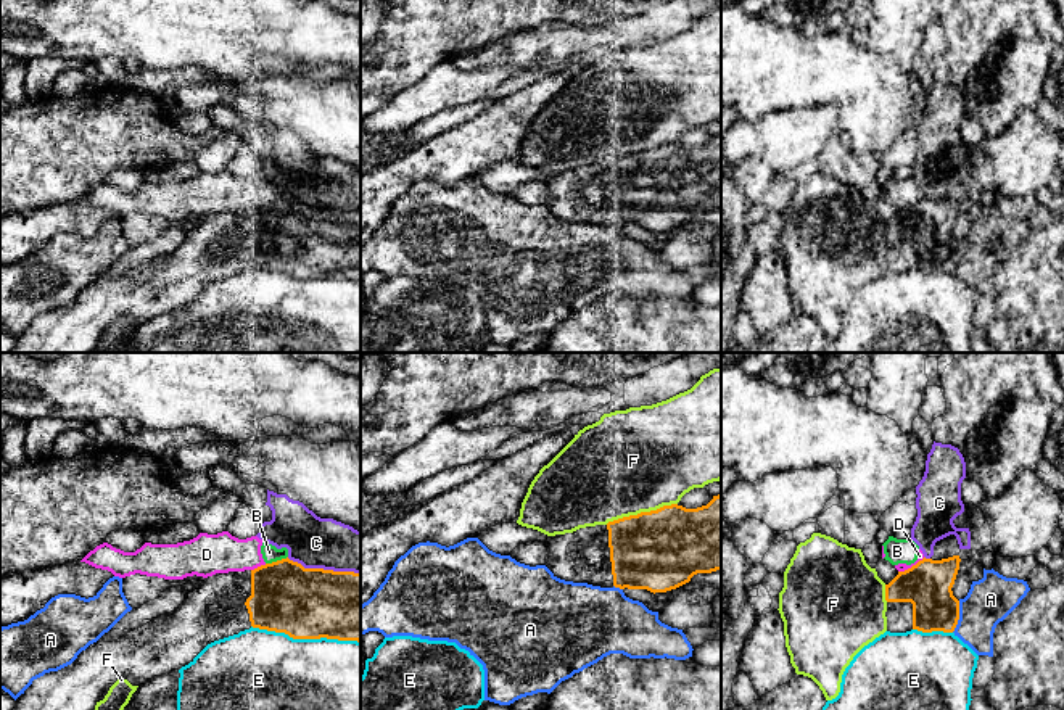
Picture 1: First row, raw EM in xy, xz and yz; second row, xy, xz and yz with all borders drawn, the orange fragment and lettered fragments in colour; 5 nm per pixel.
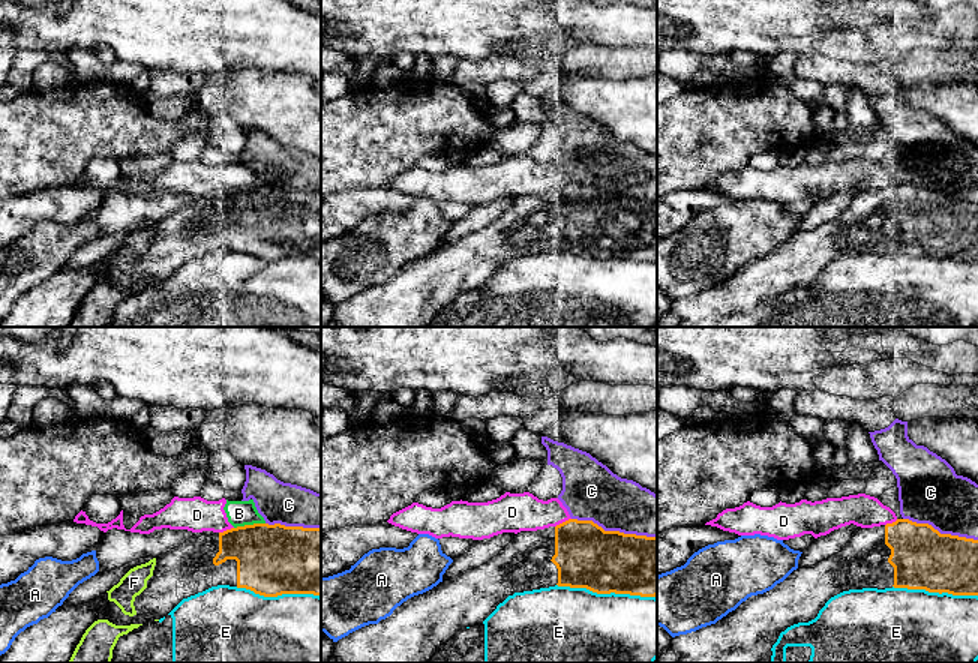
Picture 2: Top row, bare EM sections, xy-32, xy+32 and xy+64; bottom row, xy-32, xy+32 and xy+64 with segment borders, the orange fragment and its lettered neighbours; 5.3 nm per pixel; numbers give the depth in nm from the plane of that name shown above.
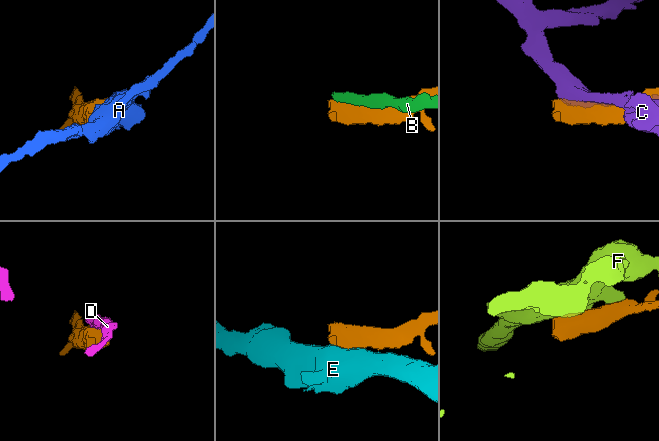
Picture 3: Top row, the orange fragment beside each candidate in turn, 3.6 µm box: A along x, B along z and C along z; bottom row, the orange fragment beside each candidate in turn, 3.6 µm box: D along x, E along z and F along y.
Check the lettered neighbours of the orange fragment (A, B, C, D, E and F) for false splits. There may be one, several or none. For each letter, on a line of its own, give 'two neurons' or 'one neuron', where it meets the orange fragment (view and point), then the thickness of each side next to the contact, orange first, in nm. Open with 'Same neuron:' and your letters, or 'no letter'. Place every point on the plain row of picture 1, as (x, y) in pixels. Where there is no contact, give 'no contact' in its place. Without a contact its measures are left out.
Same neuron: no letter
A: two neurons | yz (958, 256) | 240/220 nm
B: two neurons | xy (277, 200) | 360/80 nm
C: two neurons | xy (322, 208) | 360/260 nm
D: two neurons | yz (913, 205) | 240/50 nm
E: two neurons | xy (306, 277) | 360/500 nm
F: two neurons | xz (641, 152) | 400/500 nm

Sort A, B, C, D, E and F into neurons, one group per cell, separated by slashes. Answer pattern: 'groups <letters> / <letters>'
groups A / B D / C / E / F

